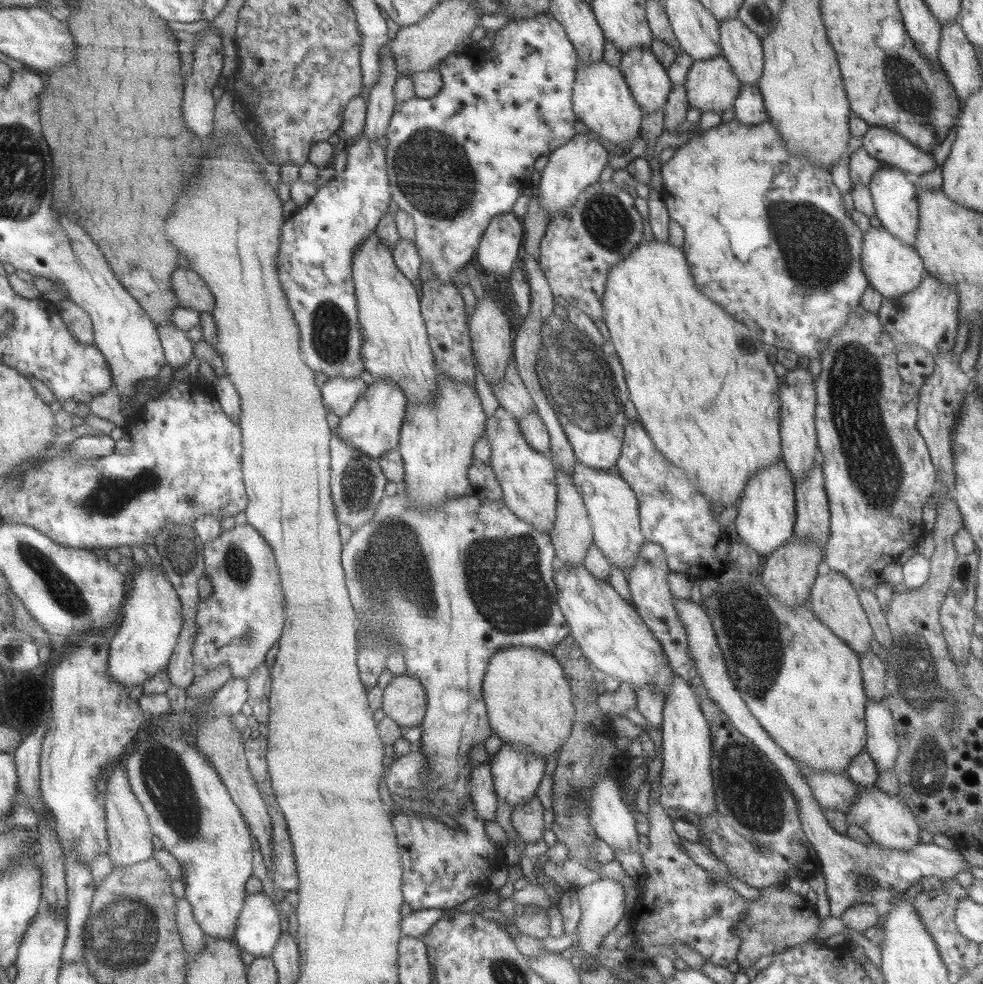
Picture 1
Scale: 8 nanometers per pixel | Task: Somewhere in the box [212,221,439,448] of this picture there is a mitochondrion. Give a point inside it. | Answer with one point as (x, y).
(330, 328)

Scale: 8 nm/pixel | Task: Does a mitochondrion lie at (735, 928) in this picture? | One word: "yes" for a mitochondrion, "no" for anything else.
no

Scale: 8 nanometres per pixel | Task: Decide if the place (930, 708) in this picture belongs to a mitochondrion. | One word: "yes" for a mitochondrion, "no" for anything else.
yes

